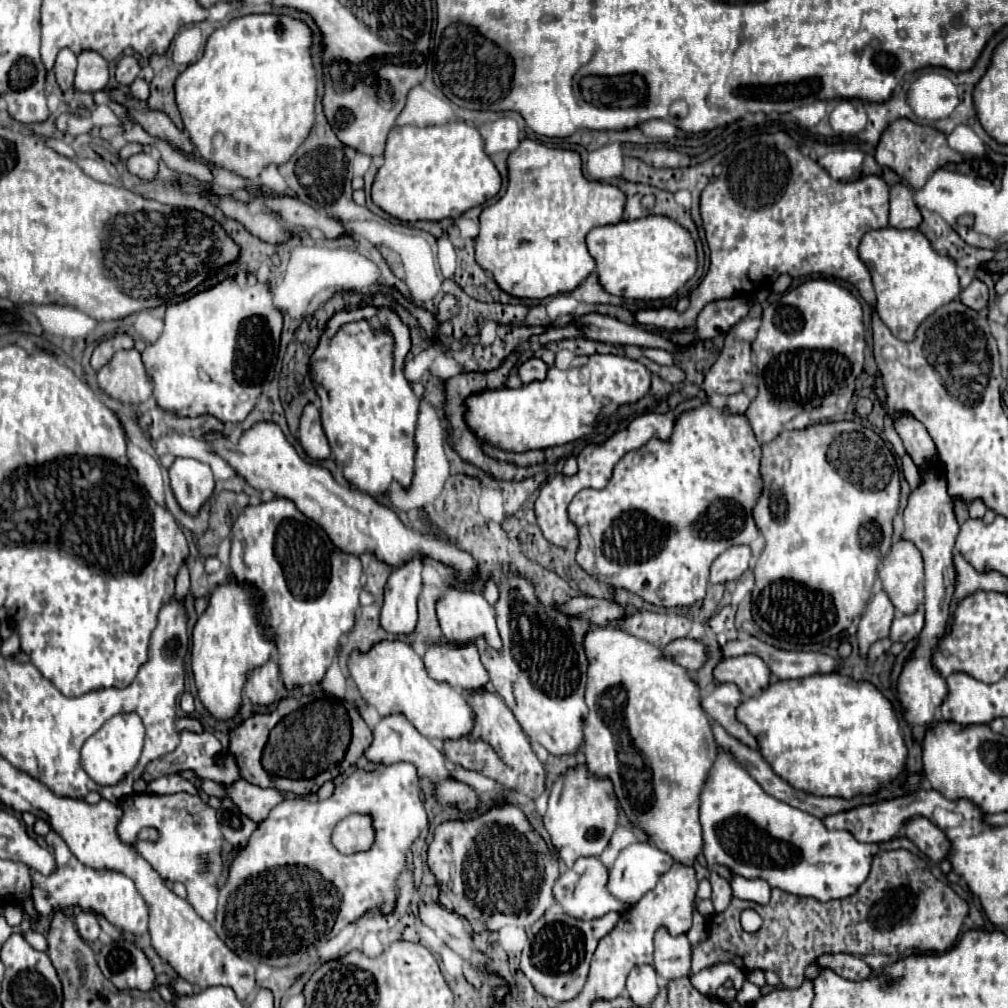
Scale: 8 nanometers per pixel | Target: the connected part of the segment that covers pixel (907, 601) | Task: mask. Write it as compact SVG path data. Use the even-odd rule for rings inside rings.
M899 540L891 546L879 566L879 578L895 610L911 614L923 602L923 562L913 542Z

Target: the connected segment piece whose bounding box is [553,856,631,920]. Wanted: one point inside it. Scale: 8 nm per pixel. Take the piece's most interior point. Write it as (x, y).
(582, 891)

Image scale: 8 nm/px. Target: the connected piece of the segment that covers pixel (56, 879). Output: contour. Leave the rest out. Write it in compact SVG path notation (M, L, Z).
M53 830L45 836L45 842L53 848L57 870L51 876L43 876L37 871L32 871L32 899L39 914L49 916L57 908L67 906L79 906L83 910L101 912L117 930L129 932L135 936L147 934L147 906L139 892L135 890L135 884L117 872L99 872L83 866L67 848L61 836L57 836Z

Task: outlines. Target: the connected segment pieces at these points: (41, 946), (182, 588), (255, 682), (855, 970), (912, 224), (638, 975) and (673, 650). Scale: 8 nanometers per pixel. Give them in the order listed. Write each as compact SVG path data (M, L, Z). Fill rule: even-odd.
M29 930L29 932L25 934L25 938L27 938L27 942L29 942L29 944L31 944L35 950L47 952L47 940L45 940L45 936L43 936L43 934Z
M181 566L179 574L177 574L177 590L175 590L175 596L177 596L179 602L183 602L187 594L189 594L189 572L187 572L187 566Z
M267 660L263 666L251 670L243 692L251 702L259 706L269 706L277 700L279 684L281 684L279 666L275 660Z
M843 952L821 954L815 960L815 964L819 968L829 968L835 974L839 974L841 978L847 978L847 980L853 980L853 982L861 982L861 980L867 980L867 978L873 976L871 966L863 958L857 958L853 954L843 954Z
M897 184L891 188L891 212L889 212L889 226L907 230L917 228L921 222L921 214L913 202L911 188L907 184Z
M635 966L627 978L627 994L637 1006L649 1004L657 996L657 972L653 966Z
M683 638L683 640L675 640L671 644L665 646L665 652L683 668L697 672L707 660L709 660L709 650L707 646L703 646L701 640L691 640L691 638Z

